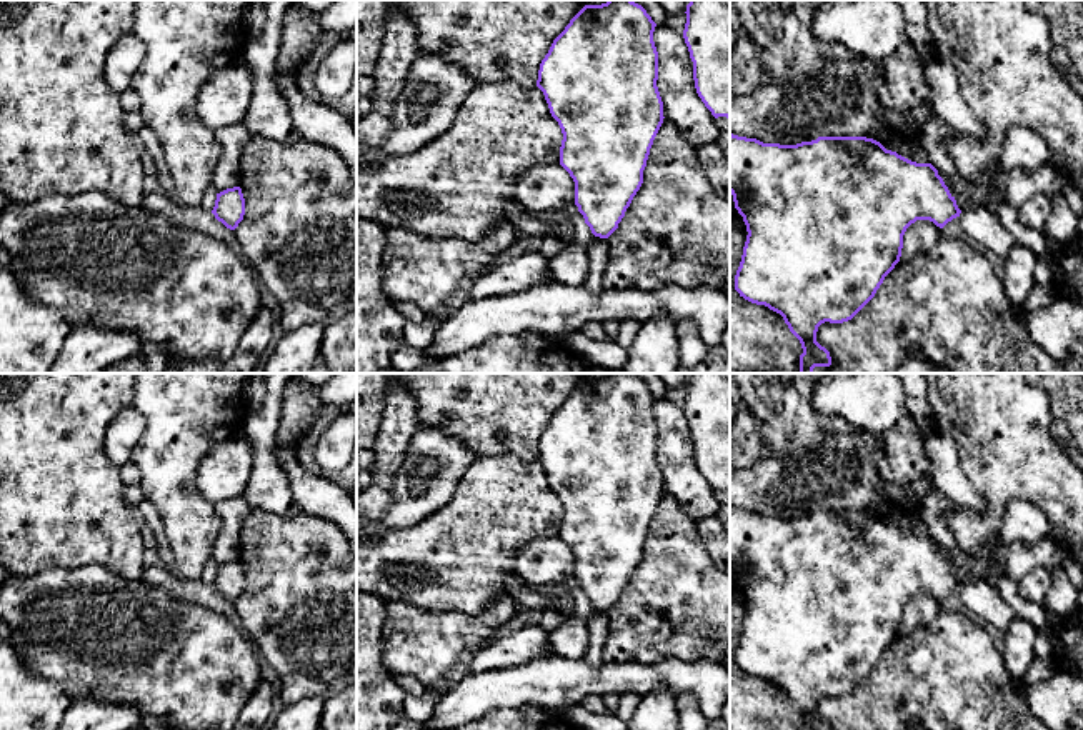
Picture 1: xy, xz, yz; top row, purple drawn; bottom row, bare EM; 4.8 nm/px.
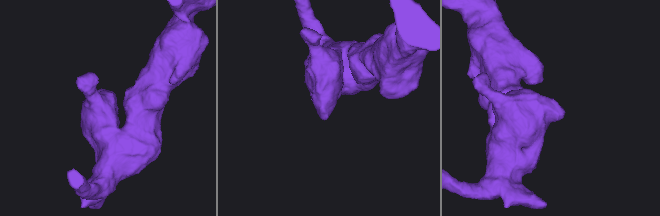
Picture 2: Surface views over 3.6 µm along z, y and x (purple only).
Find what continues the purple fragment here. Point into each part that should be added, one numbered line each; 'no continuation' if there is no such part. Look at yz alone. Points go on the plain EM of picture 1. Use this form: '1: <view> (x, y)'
no continuation

